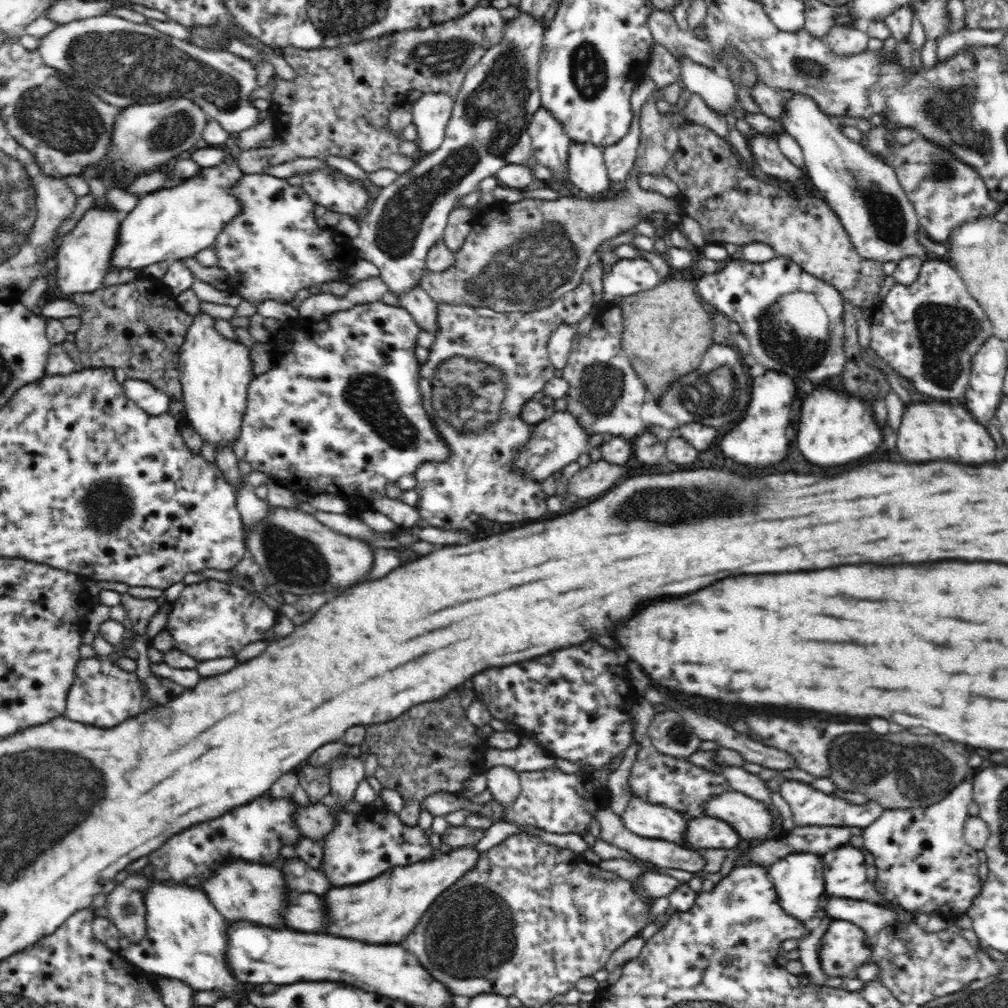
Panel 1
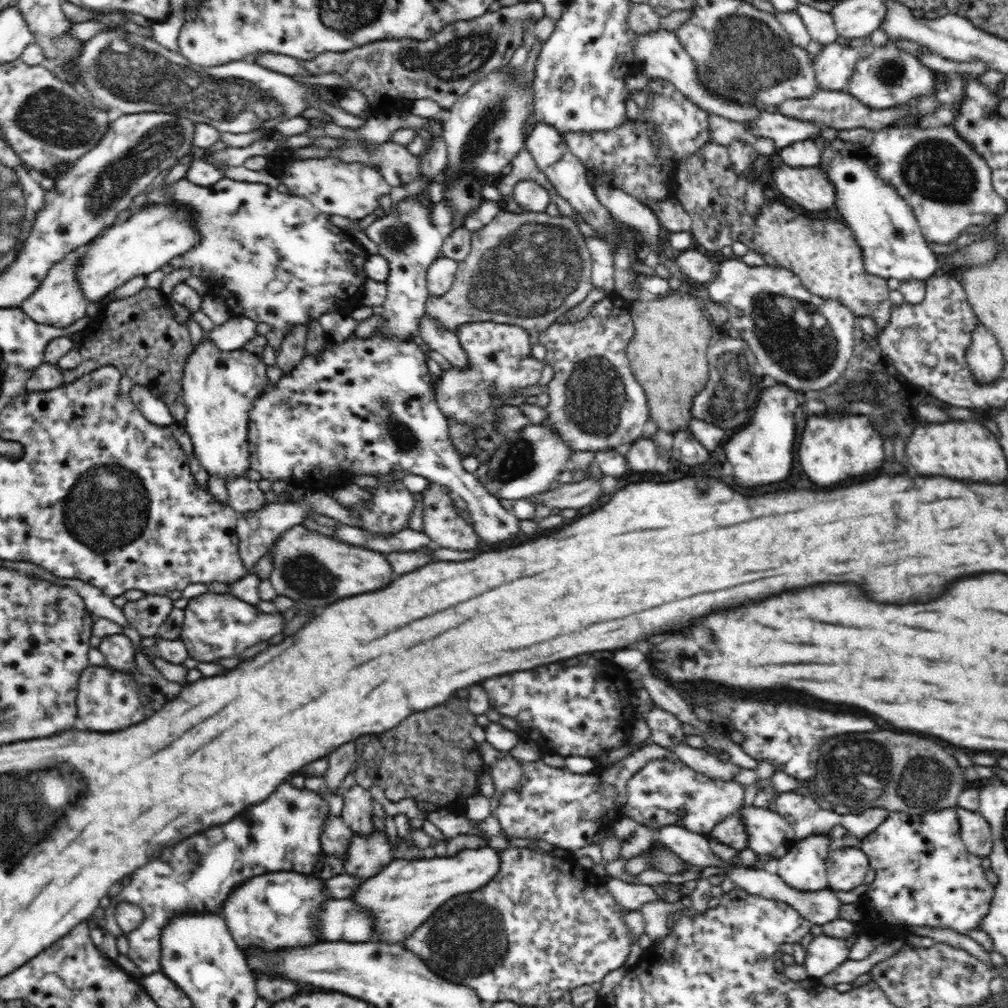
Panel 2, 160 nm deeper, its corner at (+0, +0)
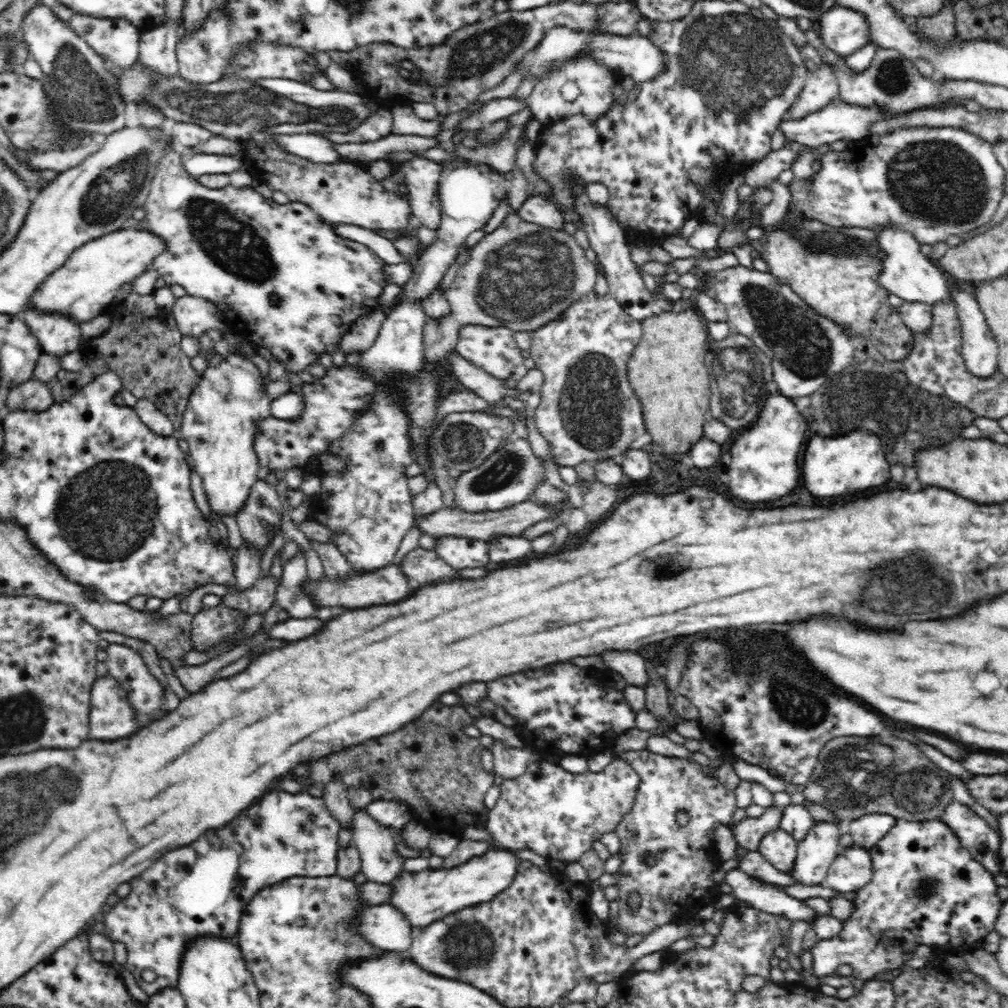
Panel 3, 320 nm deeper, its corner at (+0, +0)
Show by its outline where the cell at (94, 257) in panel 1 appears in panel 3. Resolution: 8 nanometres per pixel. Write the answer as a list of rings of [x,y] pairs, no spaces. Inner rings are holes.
[[[26,307],[21,317],[38,339],[42,353],[61,360],[82,347],[80,326],[72,317],[60,315],[60,312],[38,312],[32,307]]]

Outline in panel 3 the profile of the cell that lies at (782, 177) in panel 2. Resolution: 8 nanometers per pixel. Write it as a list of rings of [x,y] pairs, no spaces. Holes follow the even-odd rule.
[[[908,127],[893,130],[883,135],[871,134],[864,140],[838,140],[838,142],[830,144],[830,151],[823,154],[820,160],[821,169],[816,174],[808,179],[795,178],[791,185],[788,186],[790,193],[792,193],[791,206],[793,209],[796,209],[805,218],[822,221],[822,223],[834,227],[854,226],[854,228],[880,230],[880,228],[886,228],[886,226],[893,226],[893,228],[909,232],[921,245],[934,245],[938,242],[944,242],[948,236],[966,236],[974,229],[984,226],[994,216],[998,206],[1000,206],[1000,200],[1005,194],[1004,169],[998,163],[996,155],[994,155],[992,143],[964,129],[952,127]]]

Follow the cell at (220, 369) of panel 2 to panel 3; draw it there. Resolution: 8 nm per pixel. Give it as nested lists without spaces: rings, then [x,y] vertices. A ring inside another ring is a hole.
[[[229,352],[216,354],[207,363],[208,368],[200,376],[200,382],[196,384],[190,398],[187,399],[186,410],[181,420],[180,431],[184,435],[182,444],[191,456],[192,469],[201,476],[211,510],[219,517],[224,514],[235,516],[244,508],[250,490],[258,480],[256,474],[261,466],[254,450],[256,428],[258,420],[271,416],[271,400],[266,392],[264,377],[250,359]]]

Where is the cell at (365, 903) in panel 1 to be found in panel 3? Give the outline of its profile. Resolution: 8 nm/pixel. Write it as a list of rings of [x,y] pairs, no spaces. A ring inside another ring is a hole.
[[[490,849],[483,856],[471,858],[454,868],[428,867],[417,873],[409,873],[403,869],[400,876],[396,876],[396,880],[390,884],[392,896],[389,904],[394,909],[402,910],[401,914],[404,914],[412,928],[424,928],[460,910],[490,902],[500,892],[510,888],[516,876],[518,860],[513,852]]]

